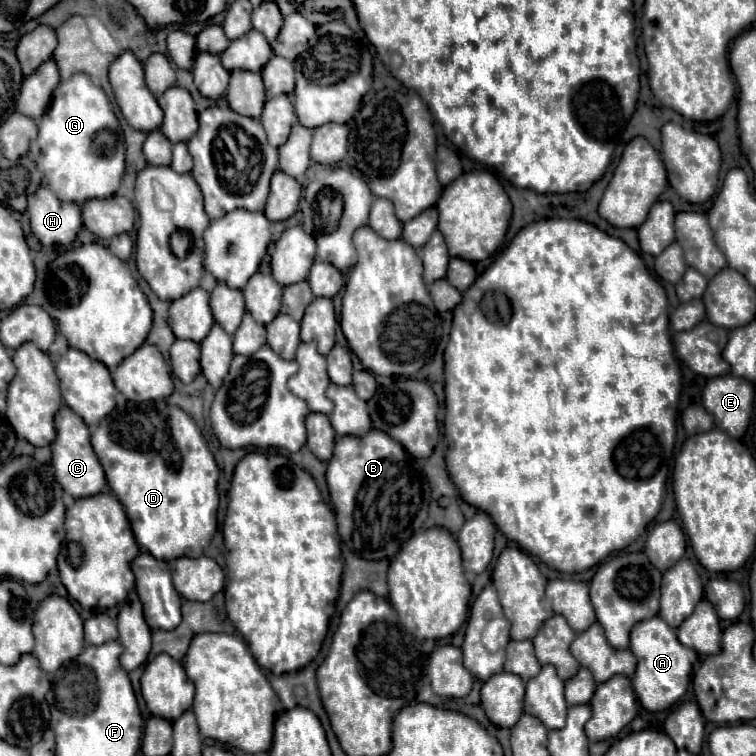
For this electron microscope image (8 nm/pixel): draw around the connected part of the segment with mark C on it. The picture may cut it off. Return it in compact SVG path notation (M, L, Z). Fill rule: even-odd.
M66 405L60 407L54 421L56 421L56 433L58 433L52 443L52 465L54 465L56 481L60 481L62 489L72 497L92 497L92 495L100 493L106 483L106 477L104 477L104 469L92 449L88 427Z

